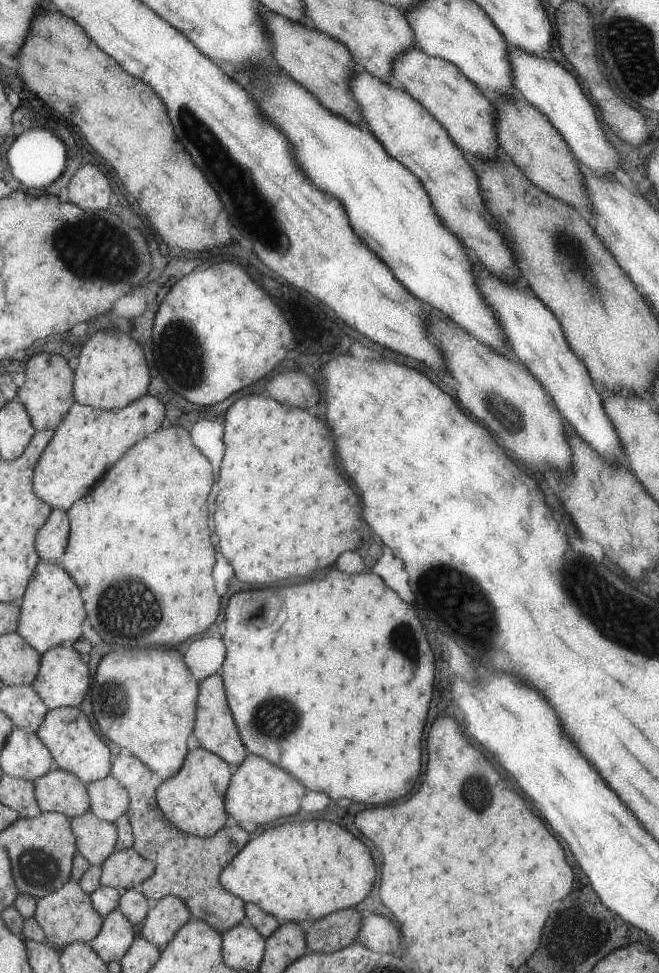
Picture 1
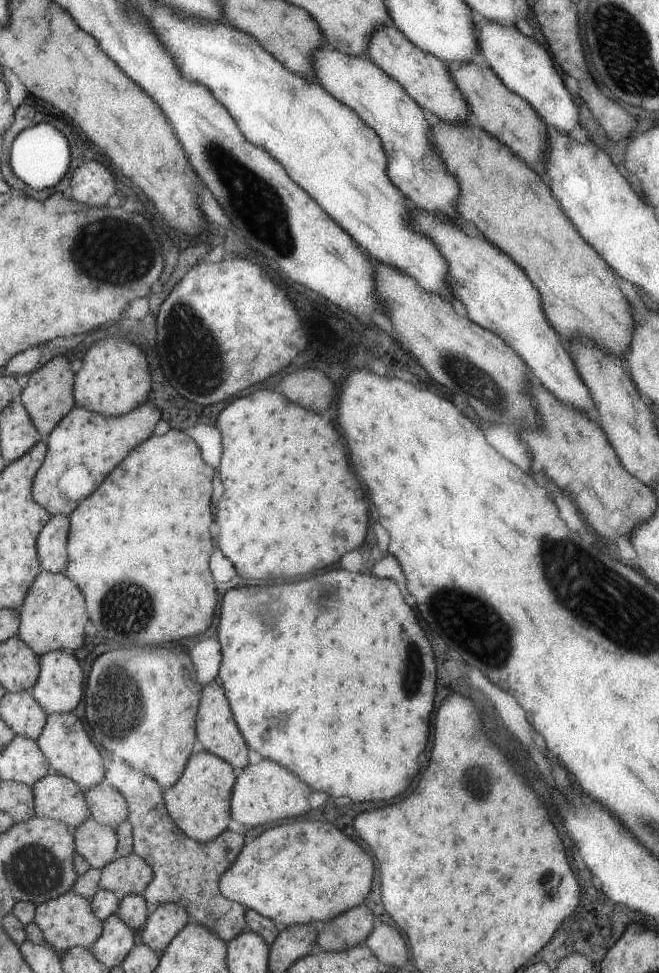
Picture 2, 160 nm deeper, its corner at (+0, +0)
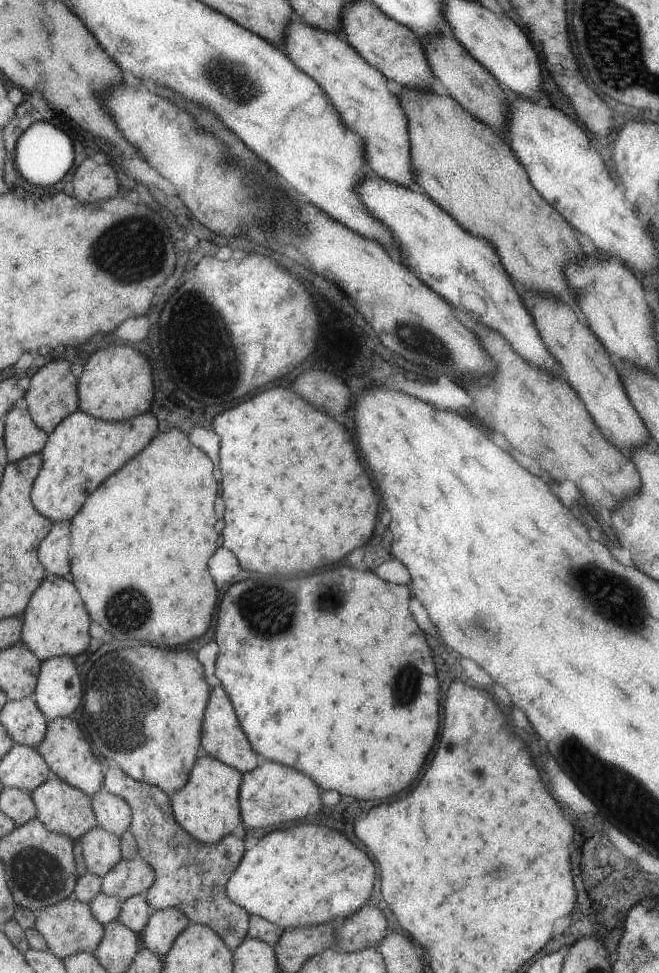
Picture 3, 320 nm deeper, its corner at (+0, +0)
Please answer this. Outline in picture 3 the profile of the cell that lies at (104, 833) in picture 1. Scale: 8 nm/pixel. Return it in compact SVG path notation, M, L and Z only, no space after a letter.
M99 826L80 836L76 845L82 851L86 869L98 877L105 876L122 859L120 837Z

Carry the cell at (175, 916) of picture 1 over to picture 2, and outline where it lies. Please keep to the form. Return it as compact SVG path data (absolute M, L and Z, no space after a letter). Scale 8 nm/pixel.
M175 903L156 906L141 928L142 943L156 953L160 953L175 934L189 922L191 918L182 906Z

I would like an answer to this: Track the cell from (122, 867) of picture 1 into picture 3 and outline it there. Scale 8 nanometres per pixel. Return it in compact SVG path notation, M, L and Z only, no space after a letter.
M122 858L101 877L100 892L123 902L126 898L144 893L153 884L155 877L154 870L143 859Z

